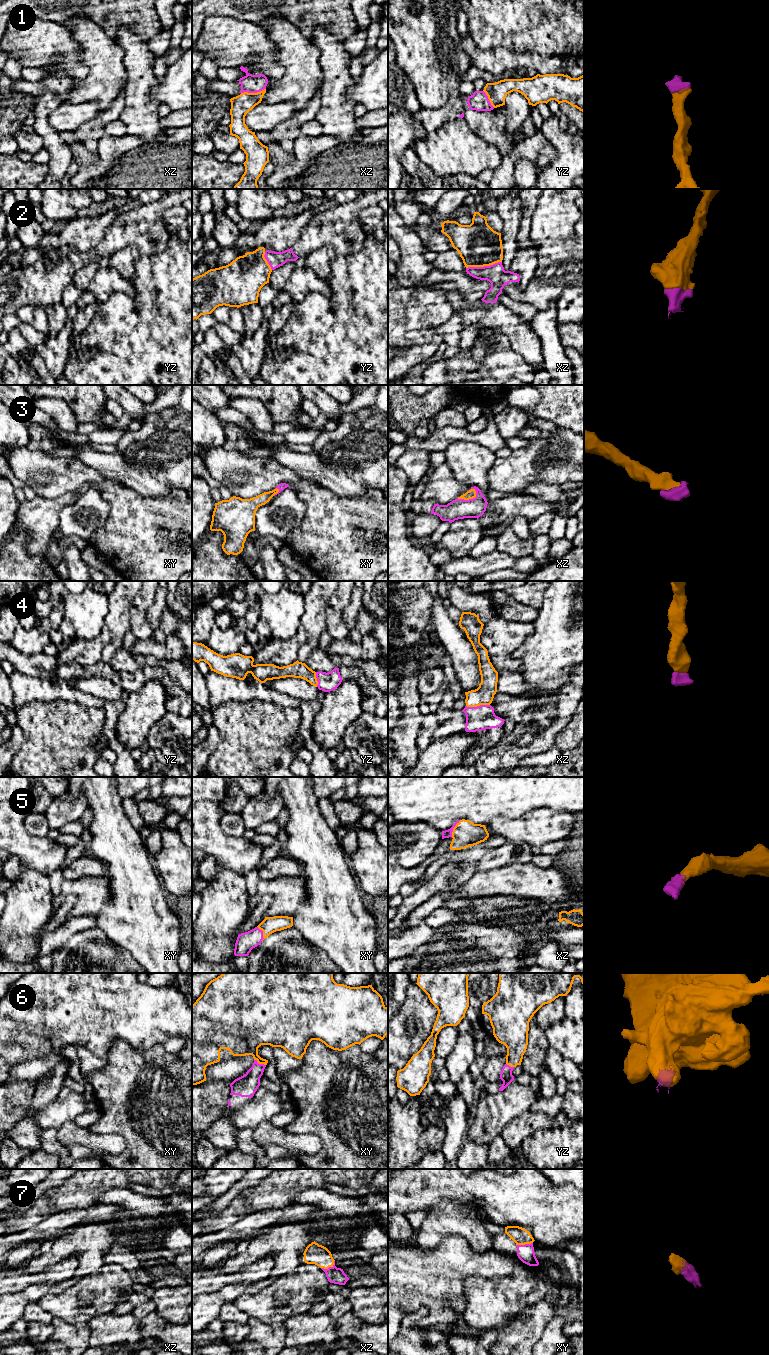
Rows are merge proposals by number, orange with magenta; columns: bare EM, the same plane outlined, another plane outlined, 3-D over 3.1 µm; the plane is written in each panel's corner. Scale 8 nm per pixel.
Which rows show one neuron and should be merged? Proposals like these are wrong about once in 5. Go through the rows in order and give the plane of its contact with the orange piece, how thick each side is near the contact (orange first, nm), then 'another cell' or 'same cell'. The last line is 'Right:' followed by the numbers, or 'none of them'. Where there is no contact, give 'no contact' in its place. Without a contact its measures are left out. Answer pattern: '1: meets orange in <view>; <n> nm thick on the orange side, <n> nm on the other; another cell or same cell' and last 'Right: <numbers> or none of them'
1: meets orange in xz; 160 nm thick on the orange side, 150 nm on the other; same cell
2: meets orange in xz; 340 nm thick on the orange side, 160 nm on the other; same cell
3: meets orange in xz; 70 nm thick on the orange side, 160 nm on the other; same cell
4: meets orange in xz; 160 nm thick on the orange side, 200 nm on the other; same cell
5: meets orange in xz; 200 nm thick on the orange side, 60 nm on the other; same cell
6: meets orange in xy; 300 nm thick on the orange side, 180 nm on the other; same cell
7: meets orange in xz; 160 nm thick on the orange side, 130 nm on the other; same cell
Right: 1, 2, 3, 4, 5, 6, 7

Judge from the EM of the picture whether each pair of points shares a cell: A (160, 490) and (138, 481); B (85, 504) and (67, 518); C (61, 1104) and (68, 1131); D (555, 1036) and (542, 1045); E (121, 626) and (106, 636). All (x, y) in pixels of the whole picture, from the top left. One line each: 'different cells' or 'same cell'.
A: same cell
B: same cell
C: different cells
D: different cells
E: same cell

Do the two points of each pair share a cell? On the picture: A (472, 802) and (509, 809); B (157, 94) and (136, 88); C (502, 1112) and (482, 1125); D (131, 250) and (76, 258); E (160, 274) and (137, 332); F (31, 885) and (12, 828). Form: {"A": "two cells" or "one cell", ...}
{"A": "one cell", "B": "two cells", "C": "one cell", "D": "two cells", "E": "one cell", "F": "two cells"}

